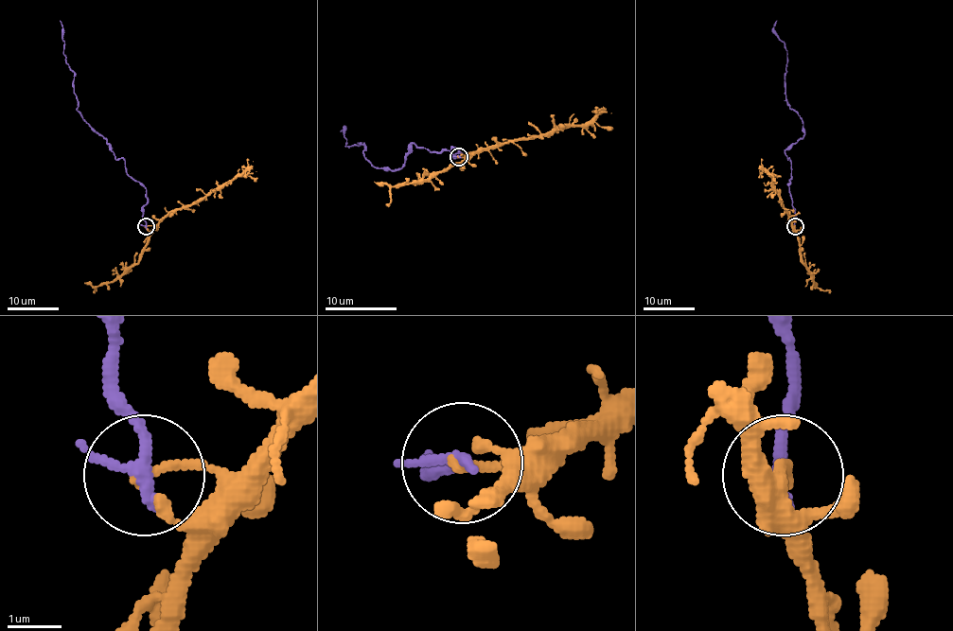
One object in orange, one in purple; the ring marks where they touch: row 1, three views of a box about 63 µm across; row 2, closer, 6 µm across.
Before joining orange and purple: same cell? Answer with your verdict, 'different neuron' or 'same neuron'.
different neuron

